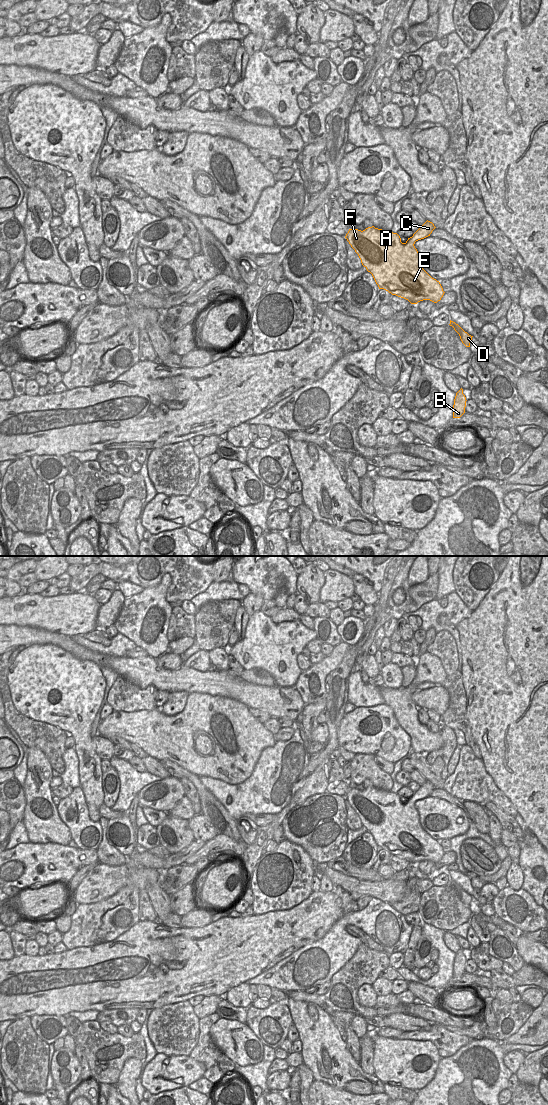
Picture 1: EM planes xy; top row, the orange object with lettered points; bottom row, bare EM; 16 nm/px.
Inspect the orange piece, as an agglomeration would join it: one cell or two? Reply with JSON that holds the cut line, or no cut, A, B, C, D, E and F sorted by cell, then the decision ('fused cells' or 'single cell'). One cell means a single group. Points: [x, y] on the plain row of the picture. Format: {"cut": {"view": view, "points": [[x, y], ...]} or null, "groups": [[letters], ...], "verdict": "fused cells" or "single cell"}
{"cut": null, "groups": [["A", "B", "C", "D", "E", "F"]], "verdict": "single cell"}

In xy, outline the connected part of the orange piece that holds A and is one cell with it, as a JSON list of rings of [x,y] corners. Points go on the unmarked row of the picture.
[[[427,780],[405,803],[401,802],[397,793],[384,791],[374,786],[363,791],[349,789],[345,798],[358,814],[362,825],[372,834],[379,849],[384,849],[392,855],[404,858],[411,864],[417,864],[423,860],[437,863],[445,852],[440,842],[432,838],[422,828],[419,813],[414,806],[416,801],[430,796],[435,788],[434,784]]]

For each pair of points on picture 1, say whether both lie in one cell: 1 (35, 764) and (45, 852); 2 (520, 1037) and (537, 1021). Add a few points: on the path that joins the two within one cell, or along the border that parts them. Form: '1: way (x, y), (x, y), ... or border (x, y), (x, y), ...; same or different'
1: border (30, 841), (67, 845); different
2: way (524, 1033), (533, 1025); same

